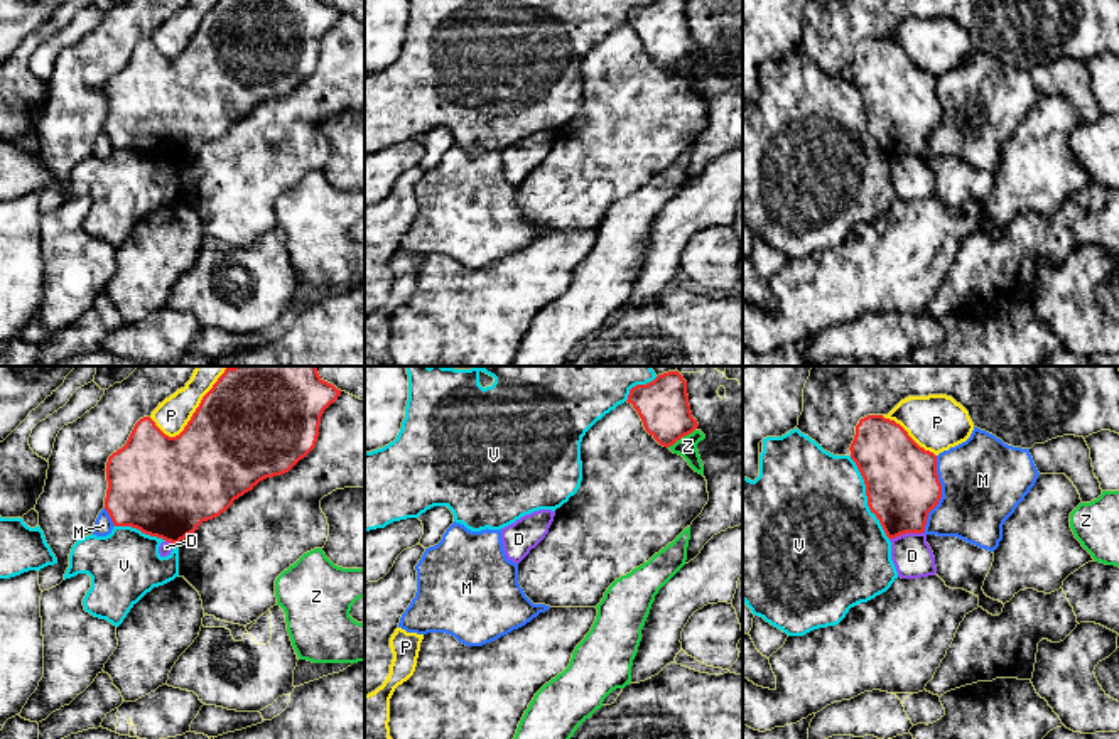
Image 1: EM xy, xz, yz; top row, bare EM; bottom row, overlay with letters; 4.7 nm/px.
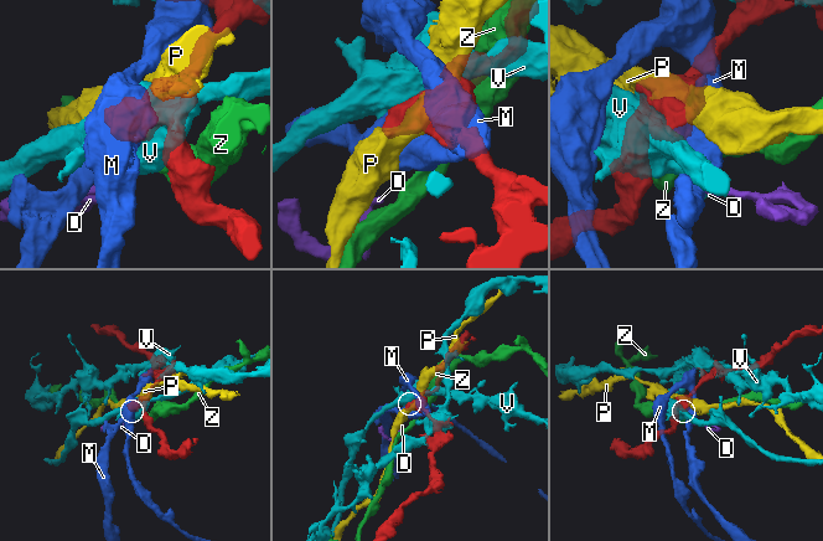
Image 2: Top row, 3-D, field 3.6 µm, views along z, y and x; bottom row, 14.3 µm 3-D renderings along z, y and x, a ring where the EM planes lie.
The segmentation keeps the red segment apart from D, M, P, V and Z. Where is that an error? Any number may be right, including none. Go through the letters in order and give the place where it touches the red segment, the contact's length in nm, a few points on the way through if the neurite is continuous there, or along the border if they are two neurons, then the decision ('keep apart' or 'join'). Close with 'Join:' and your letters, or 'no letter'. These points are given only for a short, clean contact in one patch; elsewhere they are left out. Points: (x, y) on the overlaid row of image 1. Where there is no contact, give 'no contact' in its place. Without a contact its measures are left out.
D: contact yz (905, 532); length 170 nm; border yz (922, 532), (905, 532), (890, 540); keep apart
M: contact yz (940, 495); length 380 nm; keep apart
P: contact xy (193, 415); length 440 nm; keep apart
V: contact yz (868, 498); length 440 nm; keep apart
Z: contact xz (681, 437); length 160 nm; keep apart
Join: no letter

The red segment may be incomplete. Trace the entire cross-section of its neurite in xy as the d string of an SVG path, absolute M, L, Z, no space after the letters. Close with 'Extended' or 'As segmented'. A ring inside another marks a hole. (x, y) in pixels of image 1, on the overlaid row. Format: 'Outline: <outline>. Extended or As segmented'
Outline: M233 366L226 368L224 373L218 378L213 388L203 396L199 407L192 413L191 420L184 430L176 435L165 435L150 417L140 418L127 444L113 452L106 462L106 498L105 510L108 511L115 526L132 526L140 530L145 535L162 538L170 543L179 543L187 535L194 533L203 521L213 520L224 513L235 499L251 491L260 481L273 476L289 472L300 459L304 459L314 447L319 437L319 423L324 410L338 400L341 390L334 385L324 381L319 373L319 366Z. As segmented

